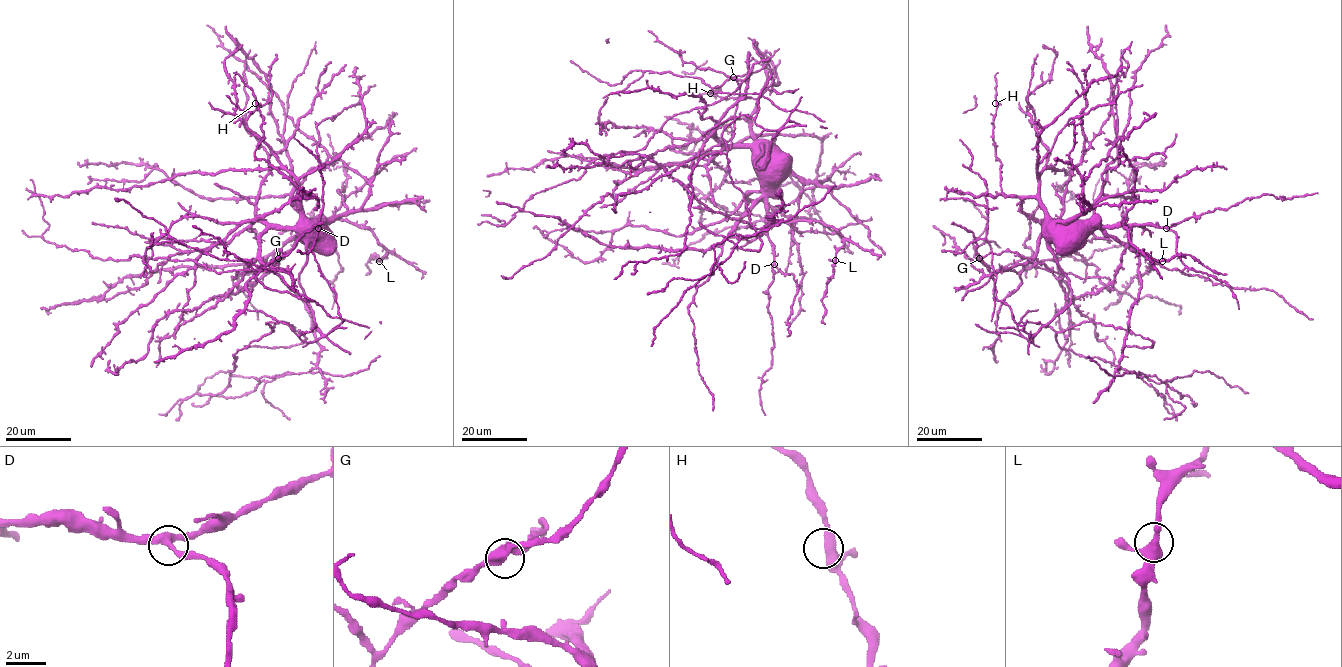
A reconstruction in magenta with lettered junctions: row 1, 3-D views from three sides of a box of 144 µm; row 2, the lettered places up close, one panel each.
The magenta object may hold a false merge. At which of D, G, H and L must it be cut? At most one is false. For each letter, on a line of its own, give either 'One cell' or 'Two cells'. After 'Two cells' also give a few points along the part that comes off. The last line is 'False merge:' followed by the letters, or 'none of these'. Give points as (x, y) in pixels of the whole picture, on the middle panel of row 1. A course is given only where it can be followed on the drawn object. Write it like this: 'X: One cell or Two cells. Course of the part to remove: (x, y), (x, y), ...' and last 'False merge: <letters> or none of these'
D: One cell
G: One cell
H: One cell
L: One cell
False merge: none of these

